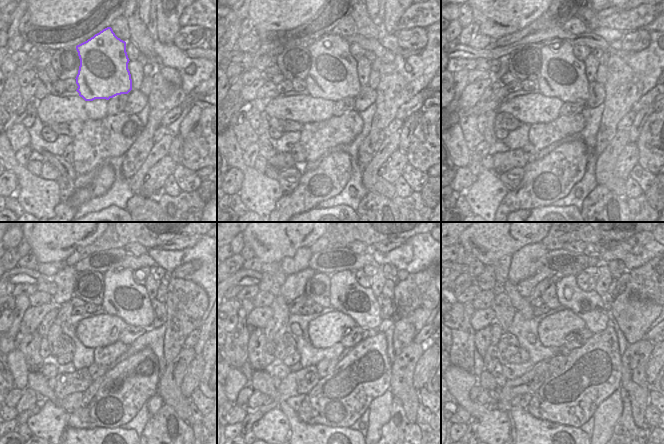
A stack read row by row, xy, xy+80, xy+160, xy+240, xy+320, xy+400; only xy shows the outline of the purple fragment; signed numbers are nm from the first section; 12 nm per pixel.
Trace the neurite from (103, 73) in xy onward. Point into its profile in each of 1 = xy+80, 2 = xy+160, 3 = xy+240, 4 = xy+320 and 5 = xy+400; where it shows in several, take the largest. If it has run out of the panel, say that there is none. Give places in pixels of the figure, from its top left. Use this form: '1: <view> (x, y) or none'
1: xy+80 (333, 76)
2: xy+160 (562, 76)
3: xy+240 (122, 297)
4: xy+320 (346, 295)
5: xy+400 (587, 305)

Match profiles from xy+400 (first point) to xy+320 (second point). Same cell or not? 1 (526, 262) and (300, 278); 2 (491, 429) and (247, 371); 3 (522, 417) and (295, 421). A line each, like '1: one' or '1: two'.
1: two
2: one
3: one

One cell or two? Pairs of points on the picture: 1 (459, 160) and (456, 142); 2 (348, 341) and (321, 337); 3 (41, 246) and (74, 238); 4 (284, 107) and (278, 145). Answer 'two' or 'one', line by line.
1: one
2: two
3: one
4: two

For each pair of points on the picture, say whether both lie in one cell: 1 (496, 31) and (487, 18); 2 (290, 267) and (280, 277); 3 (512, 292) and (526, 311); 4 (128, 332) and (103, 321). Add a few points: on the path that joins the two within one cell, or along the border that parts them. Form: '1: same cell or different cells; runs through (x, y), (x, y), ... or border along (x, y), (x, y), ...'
1: same cell; runs through (495, 28), (490, 21)
2: different cells; border along (280, 266), (286, 275)
3: same cell; runs through (515, 297), (522, 306)
4: different cells; border along (127, 325), (119, 334), (118, 339)

